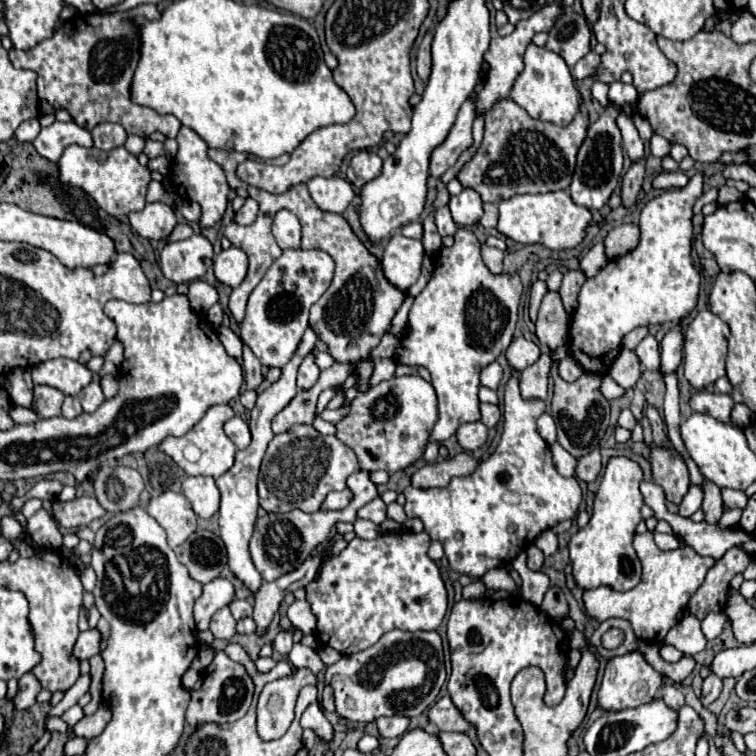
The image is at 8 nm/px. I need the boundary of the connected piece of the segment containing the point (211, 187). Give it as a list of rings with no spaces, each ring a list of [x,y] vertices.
[[[181,128],[177,134],[177,142],[179,142],[179,152],[173,158],[171,164],[171,178],[173,178],[173,186],[177,188],[177,192],[183,192],[189,200],[197,202],[201,206],[201,218],[199,218],[199,226],[201,228],[213,228],[217,222],[221,222],[225,208],[227,208],[227,194],[229,194],[229,184],[225,180],[225,174],[221,170],[219,164],[215,164],[209,156],[207,156],[207,144],[205,140],[201,140],[191,128]]]

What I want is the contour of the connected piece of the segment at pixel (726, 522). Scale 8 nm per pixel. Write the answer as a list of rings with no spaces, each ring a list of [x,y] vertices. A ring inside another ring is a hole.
[[[725,510],[721,520],[719,520],[719,526],[721,528],[735,528],[739,524],[739,518],[741,518],[741,510]]]

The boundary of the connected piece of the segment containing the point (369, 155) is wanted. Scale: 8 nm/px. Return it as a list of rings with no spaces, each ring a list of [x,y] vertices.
[[[361,150],[353,156],[347,168],[347,178],[355,188],[363,188],[367,182],[375,180],[381,174],[381,158],[375,152]]]

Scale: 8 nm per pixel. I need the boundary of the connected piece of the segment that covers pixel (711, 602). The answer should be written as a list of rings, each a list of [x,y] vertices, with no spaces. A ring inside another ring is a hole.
[[[729,548],[727,554],[717,560],[717,564],[707,572],[705,582],[699,586],[699,590],[689,600],[689,610],[693,616],[703,620],[707,612],[723,612],[727,604],[727,592],[729,592],[729,580],[735,574],[741,574],[751,558],[743,548]]]

